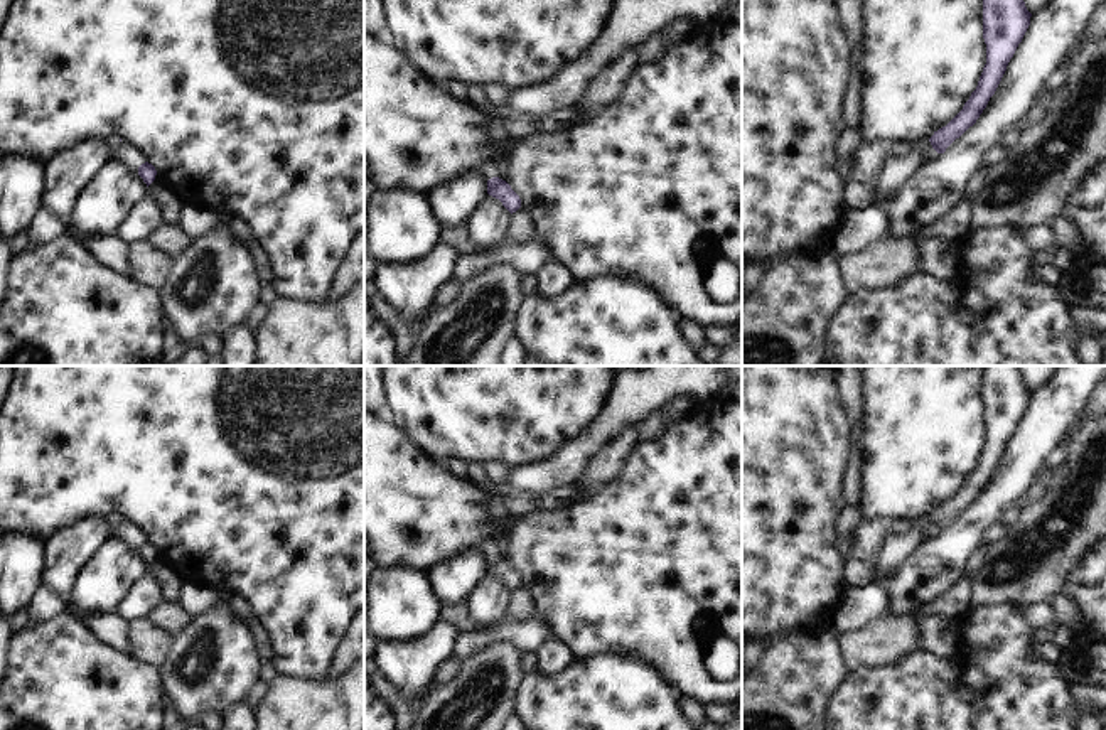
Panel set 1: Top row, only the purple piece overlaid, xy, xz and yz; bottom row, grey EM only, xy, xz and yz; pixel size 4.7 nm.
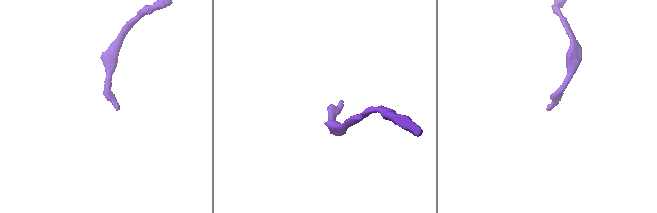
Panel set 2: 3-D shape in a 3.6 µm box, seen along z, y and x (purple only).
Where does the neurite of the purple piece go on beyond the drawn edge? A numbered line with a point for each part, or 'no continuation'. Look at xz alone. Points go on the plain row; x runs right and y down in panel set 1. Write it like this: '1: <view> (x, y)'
1: xz (489, 547)

